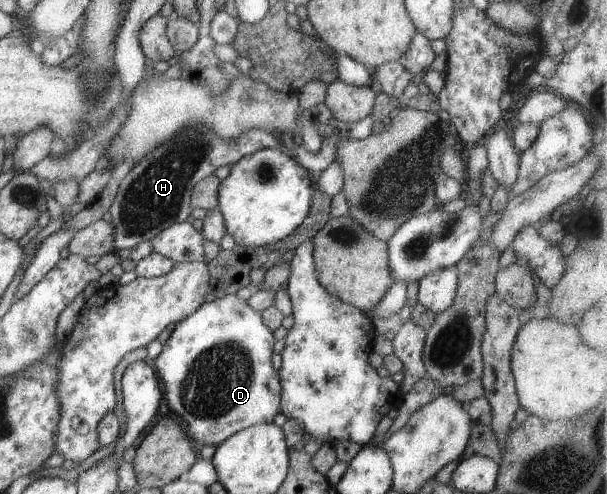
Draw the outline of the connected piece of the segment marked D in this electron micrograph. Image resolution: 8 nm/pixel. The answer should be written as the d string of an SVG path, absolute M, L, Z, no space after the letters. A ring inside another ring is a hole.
M225 295L222 298L216 298L212 301L205 301L195 312L182 318L176 322L173 330L170 332L169 337L161 347L161 351L154 358L153 364L155 365L157 377L160 378L163 384L164 400L167 401L167 406L176 414L185 420L186 430L189 438L193 440L196 446L202 445L218 445L226 438L229 438L233 433L261 423L271 423L273 417L280 412L280 392L281 383L278 371L273 369L271 365L271 352L273 346L272 330L269 330L263 324L260 312L253 310L246 300L239 299L234 295Z

